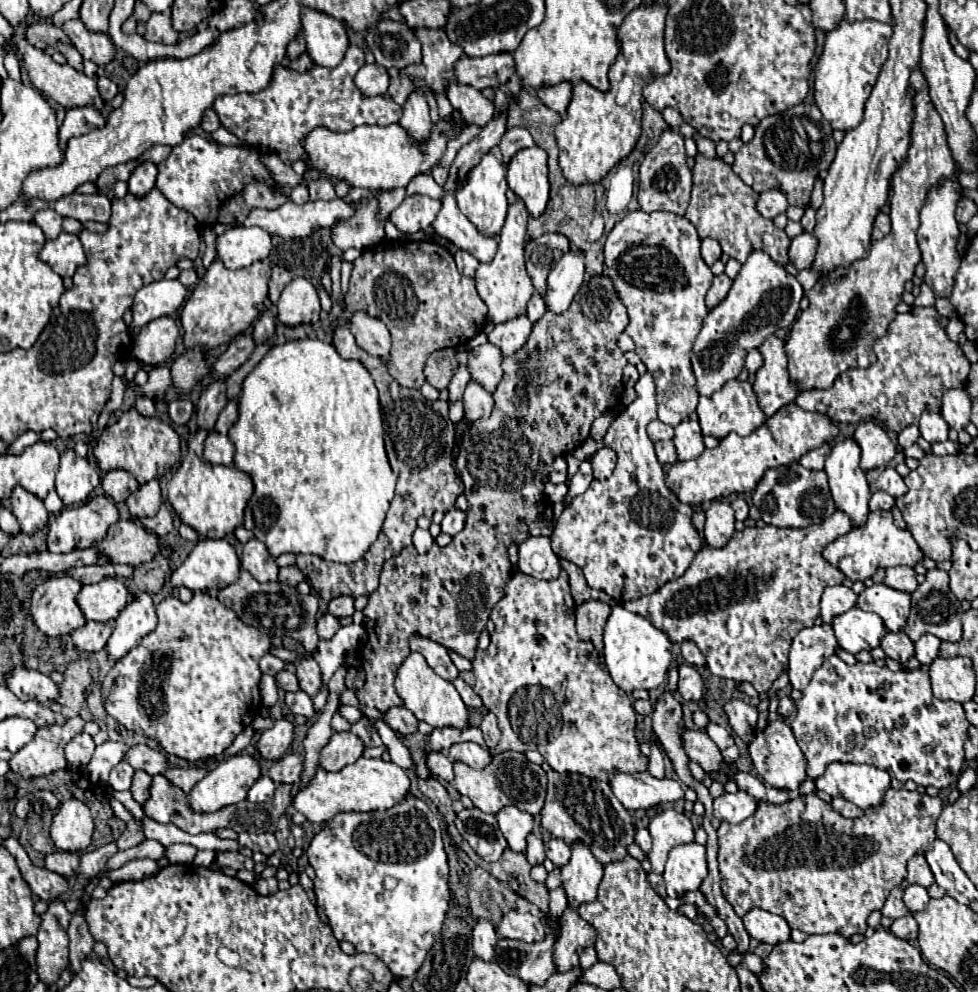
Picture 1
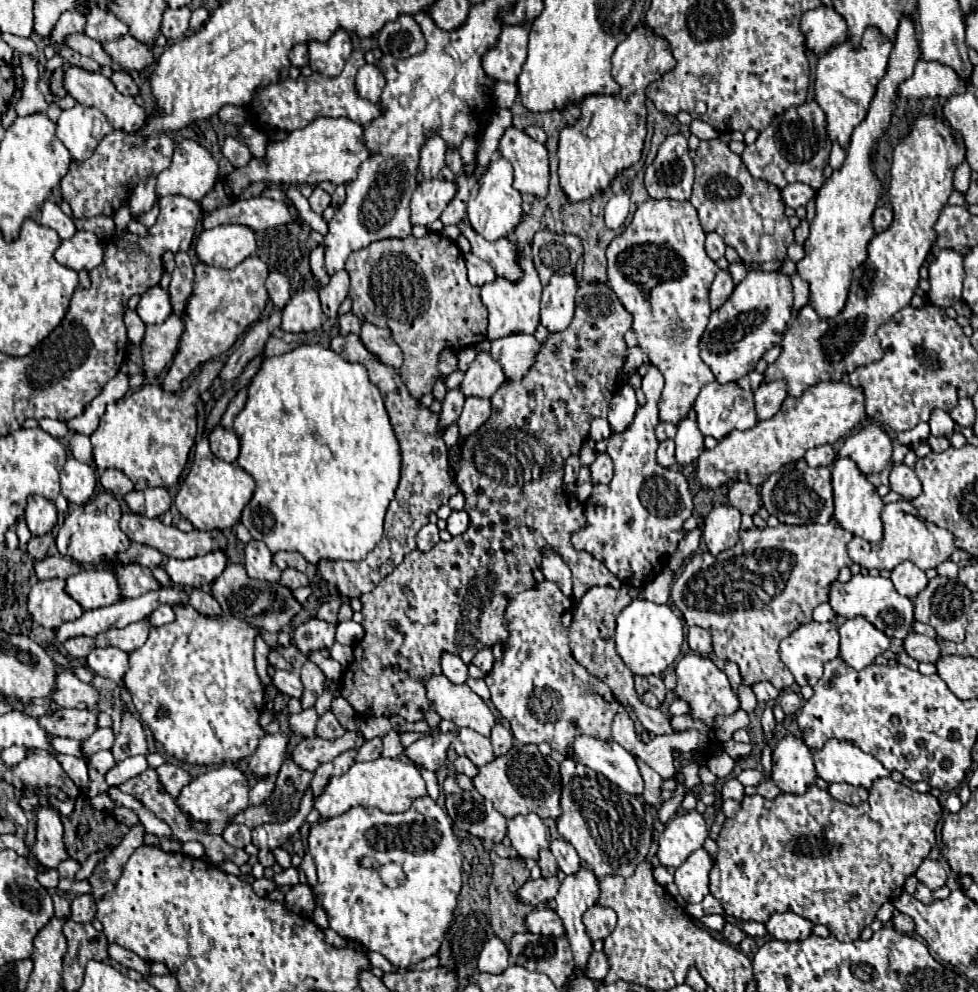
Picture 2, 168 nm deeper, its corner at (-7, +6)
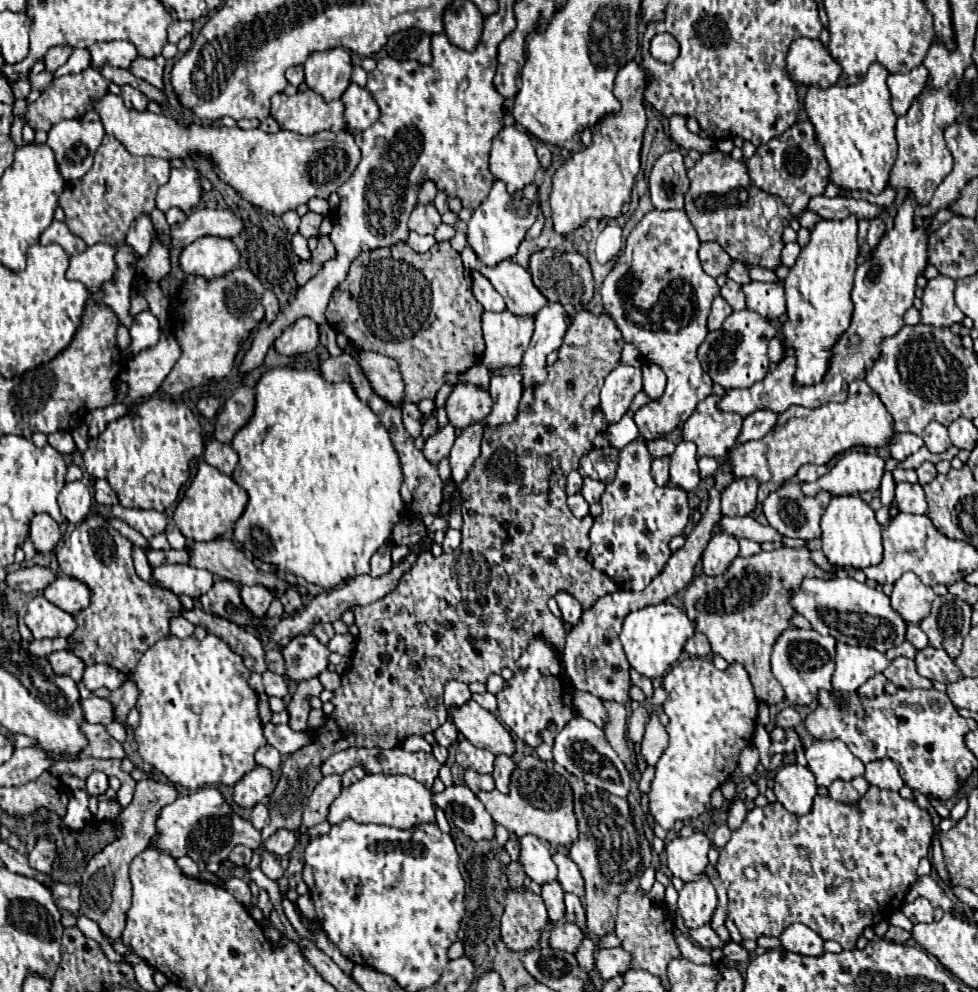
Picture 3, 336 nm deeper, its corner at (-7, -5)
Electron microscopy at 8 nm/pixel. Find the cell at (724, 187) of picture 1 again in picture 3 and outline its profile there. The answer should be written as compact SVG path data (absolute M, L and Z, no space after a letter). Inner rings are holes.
M719 150L711 152L711 154L703 154L703 158L693 168L687 170L687 176L689 176L691 186L689 186L687 194L685 194L685 212L687 212L689 220L691 220L691 224L697 228L699 240L701 242L717 242L737 262L757 264L757 266L775 270L779 266L779 254L781 254L781 248L783 248L781 234L783 234L783 228L791 220L789 210L785 208L783 200L759 190L751 182L745 162L733 160L729 154L723 154ZM767 200L773 200L775 206L777 206L773 216L765 216L765 202Z

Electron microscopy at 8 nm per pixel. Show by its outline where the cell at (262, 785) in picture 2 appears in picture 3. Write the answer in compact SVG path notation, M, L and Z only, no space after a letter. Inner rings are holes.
M257 804L257 806L251 810L251 824L253 824L257 830L261 830L263 826L269 824L269 812L267 812L267 808L265 808L263 804Z

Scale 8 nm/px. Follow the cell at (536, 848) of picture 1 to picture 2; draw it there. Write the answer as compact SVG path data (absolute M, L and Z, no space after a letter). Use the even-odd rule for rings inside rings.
M541 849L539 859L537 859L537 865L541 867L543 877L557 875L557 861L555 861L555 857L553 857L553 853L549 849Z

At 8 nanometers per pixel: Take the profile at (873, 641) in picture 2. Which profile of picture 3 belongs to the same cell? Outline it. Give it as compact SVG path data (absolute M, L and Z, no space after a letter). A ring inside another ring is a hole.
M837 644L833 672L833 688L837 692L855 692L877 672L883 672L889 666L885 654L873 648L857 648L849 644Z

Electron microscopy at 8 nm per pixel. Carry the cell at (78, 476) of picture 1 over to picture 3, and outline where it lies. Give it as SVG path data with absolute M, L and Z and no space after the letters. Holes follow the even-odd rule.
M69 482L59 496L59 510L71 524L81 524L91 510L91 494L83 482Z

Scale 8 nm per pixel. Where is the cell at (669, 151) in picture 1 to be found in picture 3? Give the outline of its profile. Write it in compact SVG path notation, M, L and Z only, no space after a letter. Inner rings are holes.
M665 152L651 170L649 176L651 202L657 210L683 210L683 196L689 188L681 152Z

